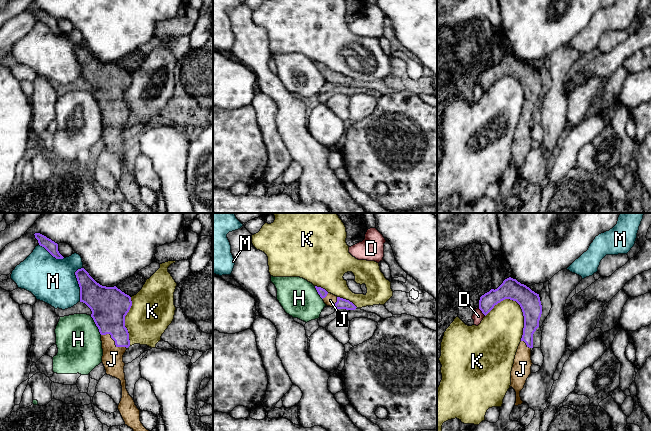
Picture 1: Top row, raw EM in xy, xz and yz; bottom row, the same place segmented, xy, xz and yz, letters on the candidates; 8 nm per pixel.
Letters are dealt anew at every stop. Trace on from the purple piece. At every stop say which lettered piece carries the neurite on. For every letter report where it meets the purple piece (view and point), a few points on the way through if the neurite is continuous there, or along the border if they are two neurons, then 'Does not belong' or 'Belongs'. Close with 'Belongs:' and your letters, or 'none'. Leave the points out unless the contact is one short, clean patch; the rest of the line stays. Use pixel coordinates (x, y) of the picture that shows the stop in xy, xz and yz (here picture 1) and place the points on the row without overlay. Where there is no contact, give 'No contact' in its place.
D: Touches purple at yz (482, 88). Does not belong
H: Touches purple at xy (96, 101). Boundary: xy (90, 92), (101, 110). Does not belong
J: Touches purple at xy (114, 116). Path across: xy (109, 86), (114, 116), (112, 135). Belongs
K: Touches purple at yz (523, 91). Does not belong
M: Touches purple at xy (78, 59). Does not belong
Belongs: J

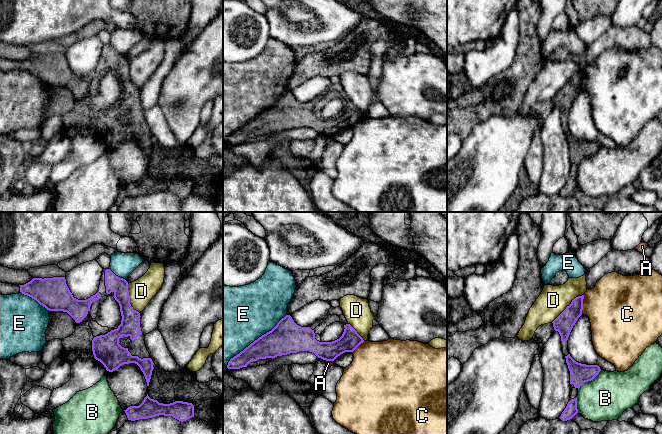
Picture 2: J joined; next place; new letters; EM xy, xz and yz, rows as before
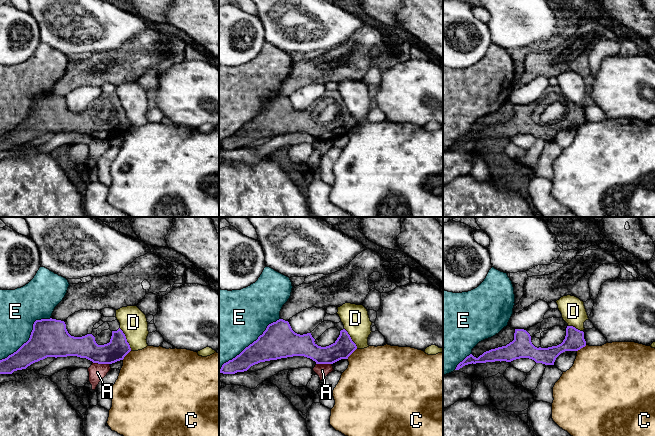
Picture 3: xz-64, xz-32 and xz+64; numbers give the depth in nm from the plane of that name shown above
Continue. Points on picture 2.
A: Touches purple at xz (330, 136). Boundary: xz (326, 136), (333, 137). Does not belong
B: Touches purple at yz (589, 156). Does not belong
C: Touches purple at yz (582, 80). Does not belong
D: Touches purple at yz (567, 82). Boundary: yz (583, 70), (575, 73), (552, 98). Does not belong
E: Touches purple at xz (255, 116). Does not belong
Belongs: none

